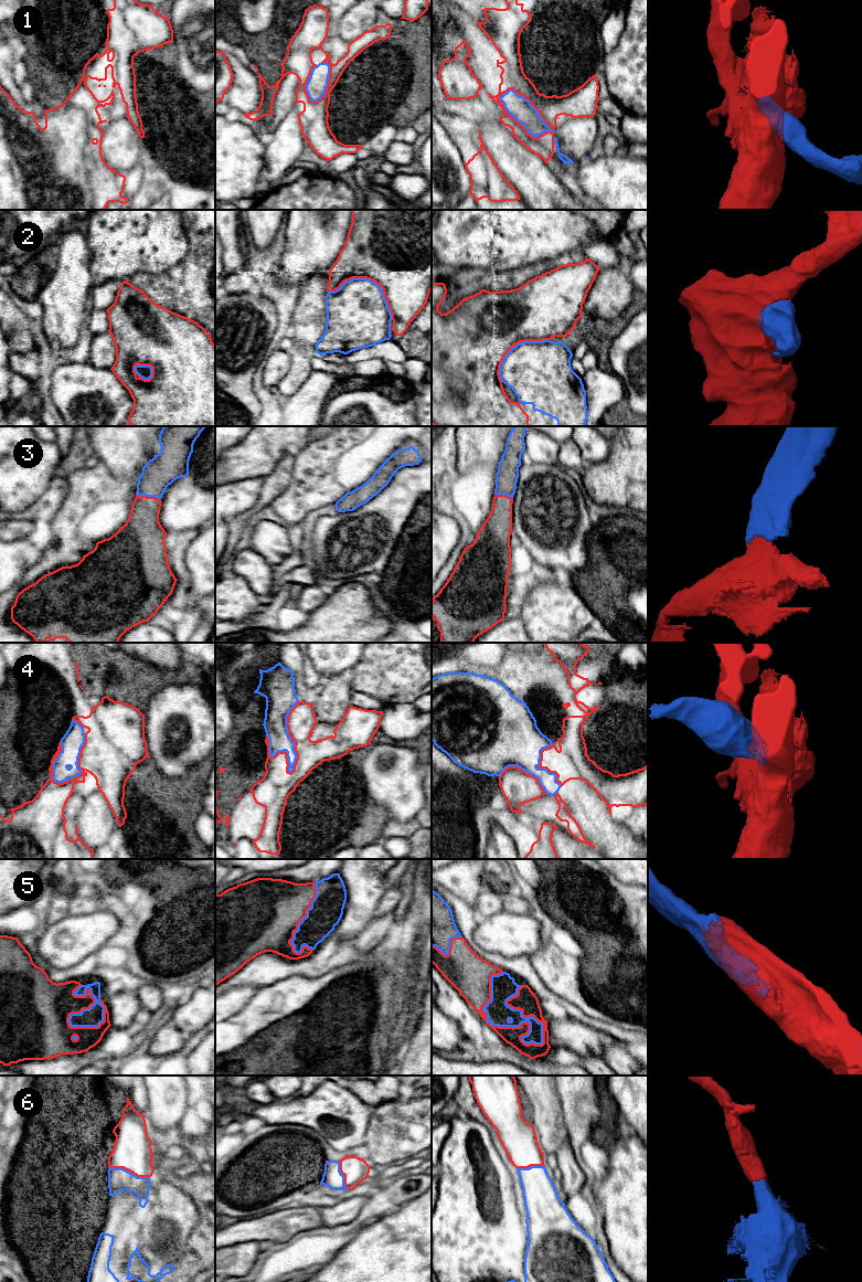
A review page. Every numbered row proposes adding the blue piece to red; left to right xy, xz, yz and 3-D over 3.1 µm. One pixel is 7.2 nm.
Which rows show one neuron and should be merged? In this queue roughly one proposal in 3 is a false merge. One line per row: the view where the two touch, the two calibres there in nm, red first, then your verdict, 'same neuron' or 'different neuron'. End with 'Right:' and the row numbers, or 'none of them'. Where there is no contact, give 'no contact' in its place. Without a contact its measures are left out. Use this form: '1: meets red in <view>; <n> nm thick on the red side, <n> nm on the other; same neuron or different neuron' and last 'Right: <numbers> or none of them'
1: meets red in yz; 170 nm thick on the red side, 160 nm on the other; different neuron
2: meets red in xz; 500 nm thick on the red side, 440 nm on the other; same neuron
3: meets red in xy; 280 nm thick on the red side, 240 nm on the other; same neuron
4: meets red in xz; 220 nm thick on the red side, 190 nm on the other; different neuron
5: meets red in yz; 160 nm thick on the red side, 180 nm on the other; same neuron
6: meets red in xy; 280 nm thick on the red side, 160 nm on the other; same neuron
Right: 2, 3, 5, 6

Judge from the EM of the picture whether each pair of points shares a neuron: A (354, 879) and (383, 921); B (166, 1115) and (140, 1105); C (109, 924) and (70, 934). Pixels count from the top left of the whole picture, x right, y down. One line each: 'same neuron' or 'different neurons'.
A: different neurons
B: different neurons
C: same neuron

